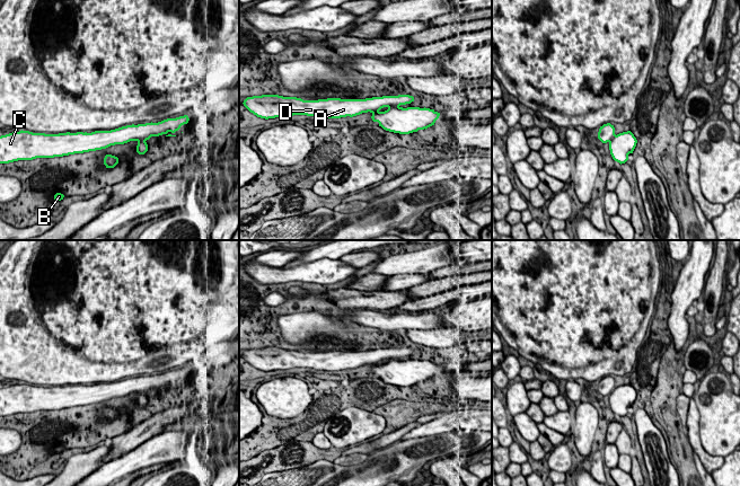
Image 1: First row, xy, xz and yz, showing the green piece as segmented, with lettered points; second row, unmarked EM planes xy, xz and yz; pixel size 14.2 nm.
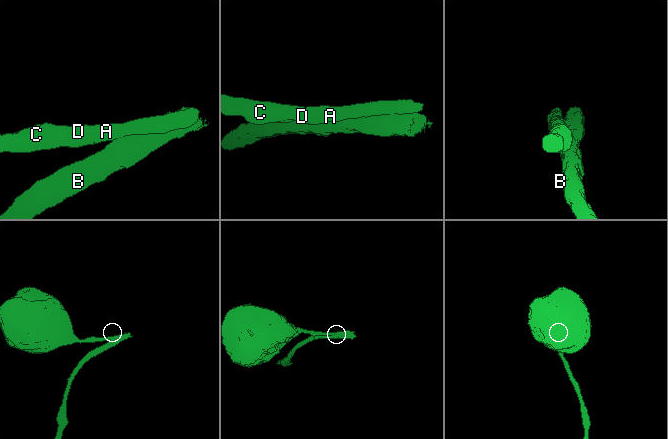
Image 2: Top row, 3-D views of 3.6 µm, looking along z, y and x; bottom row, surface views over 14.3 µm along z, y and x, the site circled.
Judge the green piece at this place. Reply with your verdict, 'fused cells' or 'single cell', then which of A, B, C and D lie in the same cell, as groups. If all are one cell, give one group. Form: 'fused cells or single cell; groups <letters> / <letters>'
single cell; groups A B C D

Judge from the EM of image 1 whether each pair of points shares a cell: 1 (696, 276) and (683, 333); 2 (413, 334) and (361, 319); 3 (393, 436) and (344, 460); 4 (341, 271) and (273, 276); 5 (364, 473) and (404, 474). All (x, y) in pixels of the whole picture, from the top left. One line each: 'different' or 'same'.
1: same
2: different
3: same
4: same
5: same

